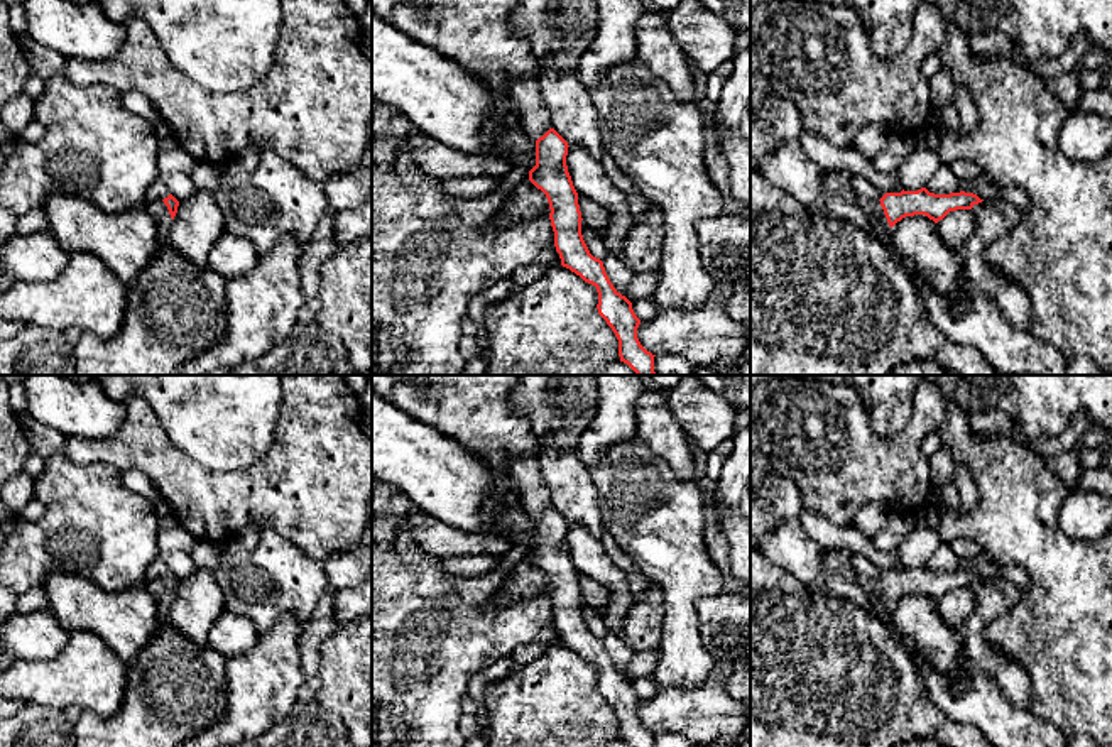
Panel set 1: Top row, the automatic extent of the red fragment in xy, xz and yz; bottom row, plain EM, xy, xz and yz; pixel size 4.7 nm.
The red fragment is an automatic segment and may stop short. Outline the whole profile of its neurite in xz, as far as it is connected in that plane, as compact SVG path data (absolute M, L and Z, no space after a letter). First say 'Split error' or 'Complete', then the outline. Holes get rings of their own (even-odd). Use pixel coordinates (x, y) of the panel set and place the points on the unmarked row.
Split error. M512 456L509 466L521 502L536 521L536 544L529 549L529 559L548 576L561 644L597 666L597 688L619 718L620 740L630 747L654 747L656 733L647 730L637 717L640 698L632 681L613 666L603 641L590 632L583 619L578 571L566 544L570 524L551 505L537 458Z

